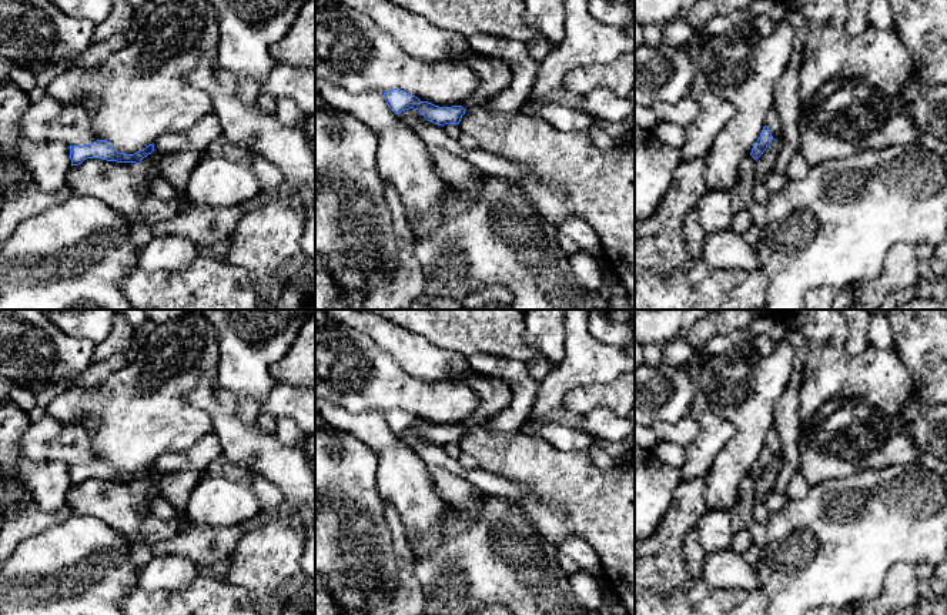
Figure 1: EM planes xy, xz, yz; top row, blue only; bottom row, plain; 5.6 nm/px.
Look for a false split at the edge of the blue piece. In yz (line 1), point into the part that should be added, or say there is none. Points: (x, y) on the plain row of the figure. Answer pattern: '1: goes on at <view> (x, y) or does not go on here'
1: does not go on here

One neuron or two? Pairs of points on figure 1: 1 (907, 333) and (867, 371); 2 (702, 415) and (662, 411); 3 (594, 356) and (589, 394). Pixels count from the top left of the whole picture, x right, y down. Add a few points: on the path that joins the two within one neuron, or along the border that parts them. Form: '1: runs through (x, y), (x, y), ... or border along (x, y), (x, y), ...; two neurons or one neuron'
1: border along (894, 348), (910, 378); two neurons
2: border along (698, 390), (689, 413); two neurons
3: border along (586, 384), (572, 387), (565, 394), (561, 407); two neurons

